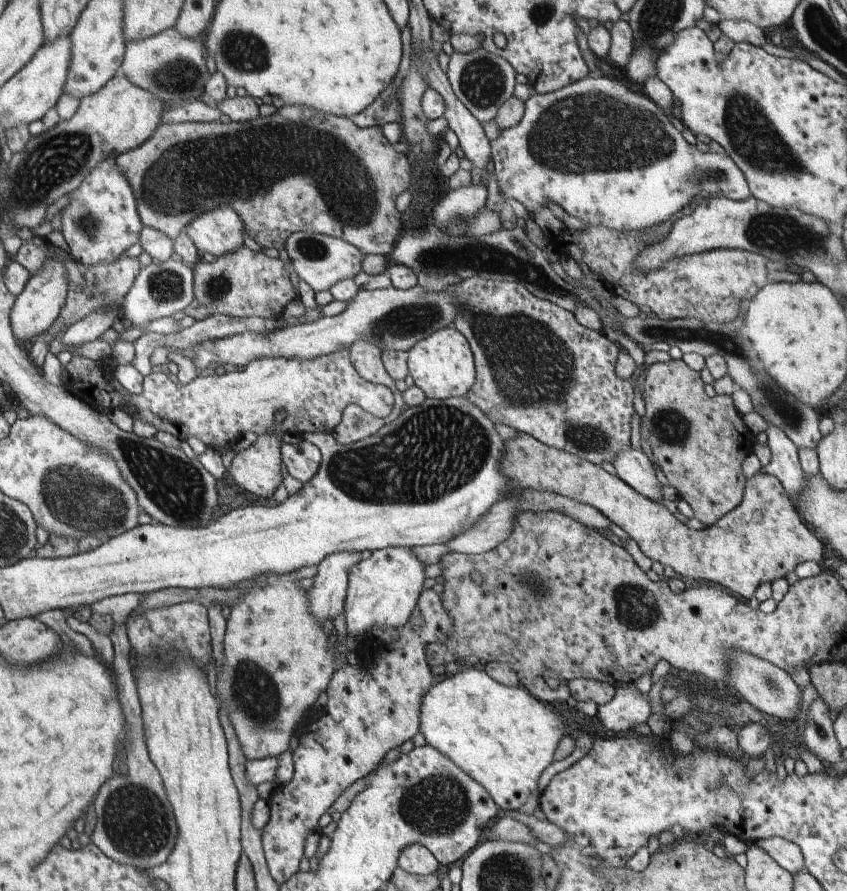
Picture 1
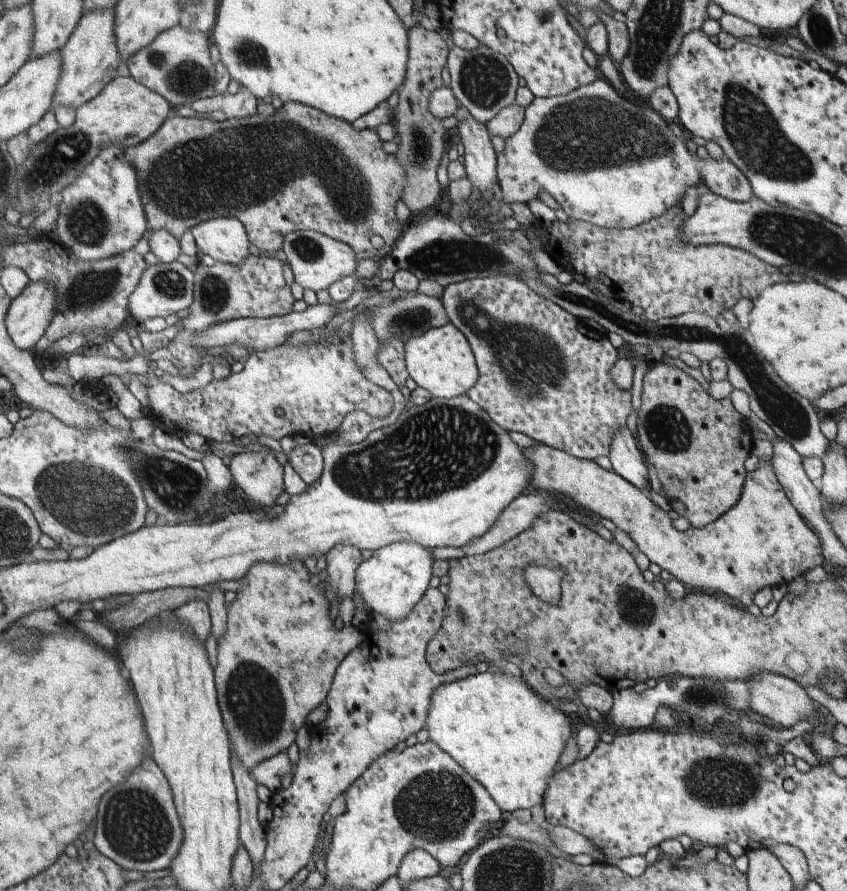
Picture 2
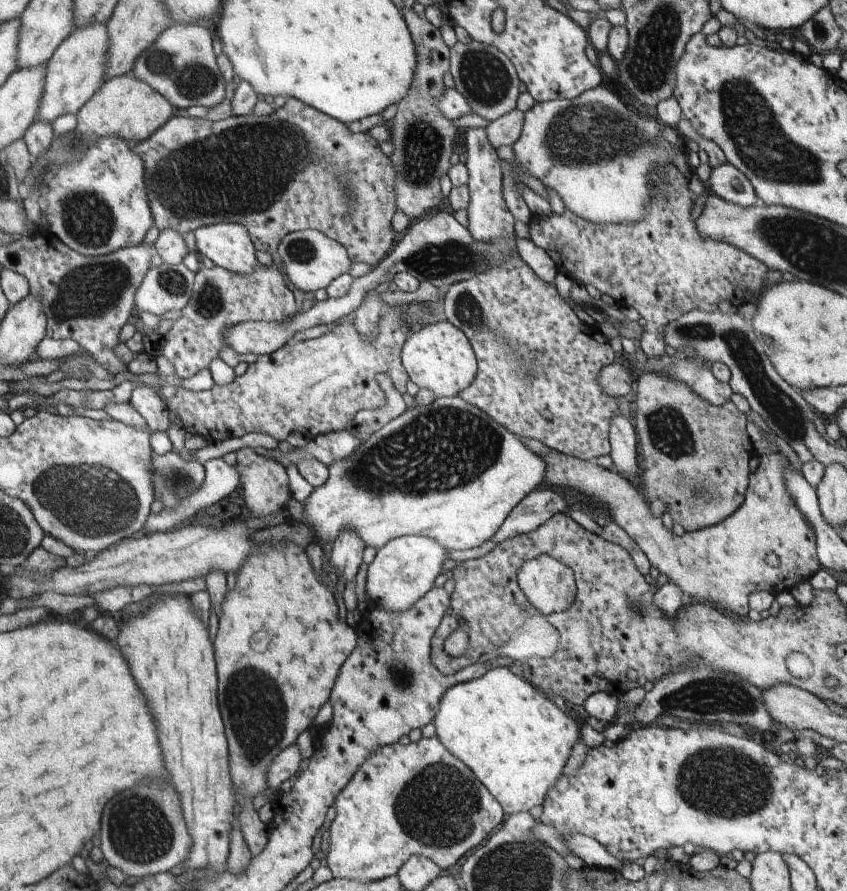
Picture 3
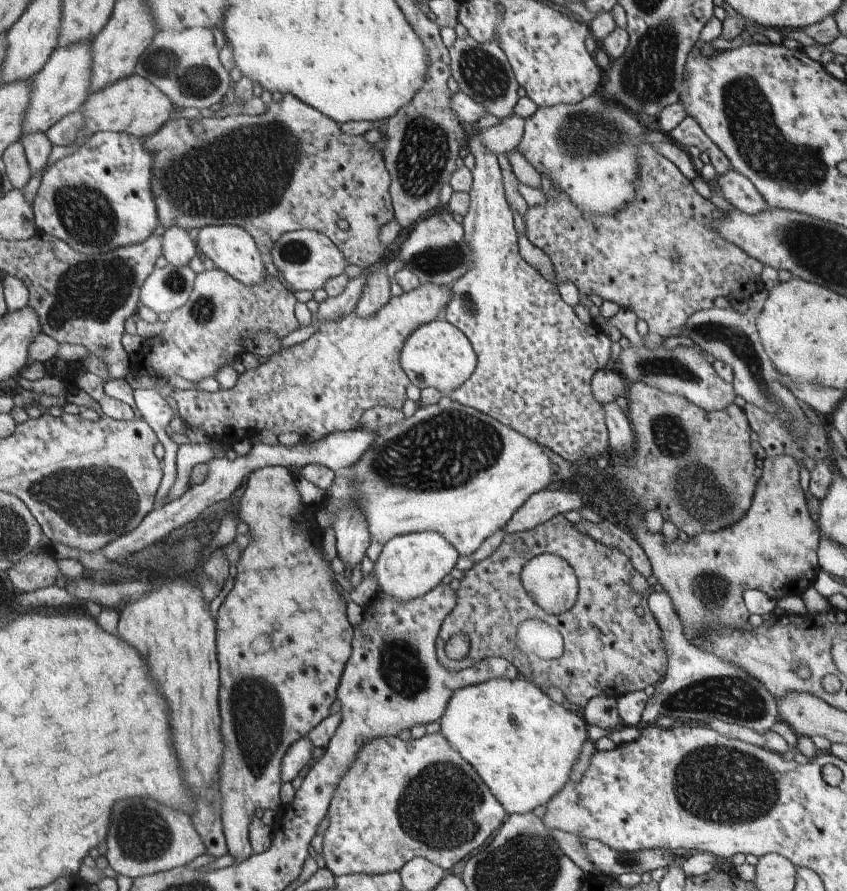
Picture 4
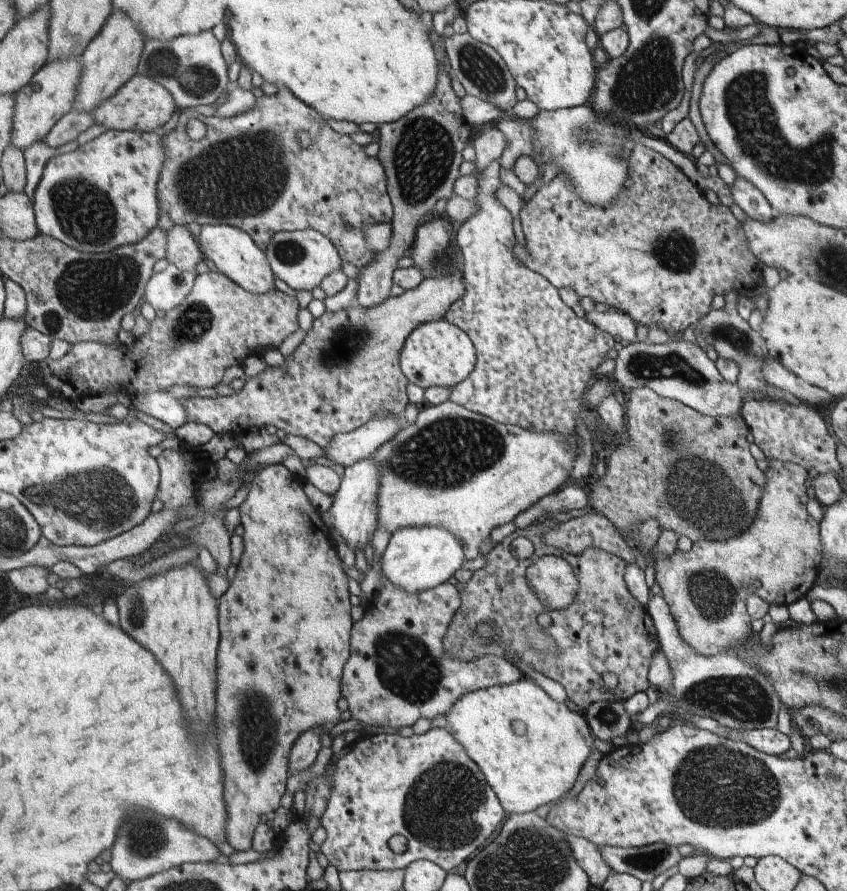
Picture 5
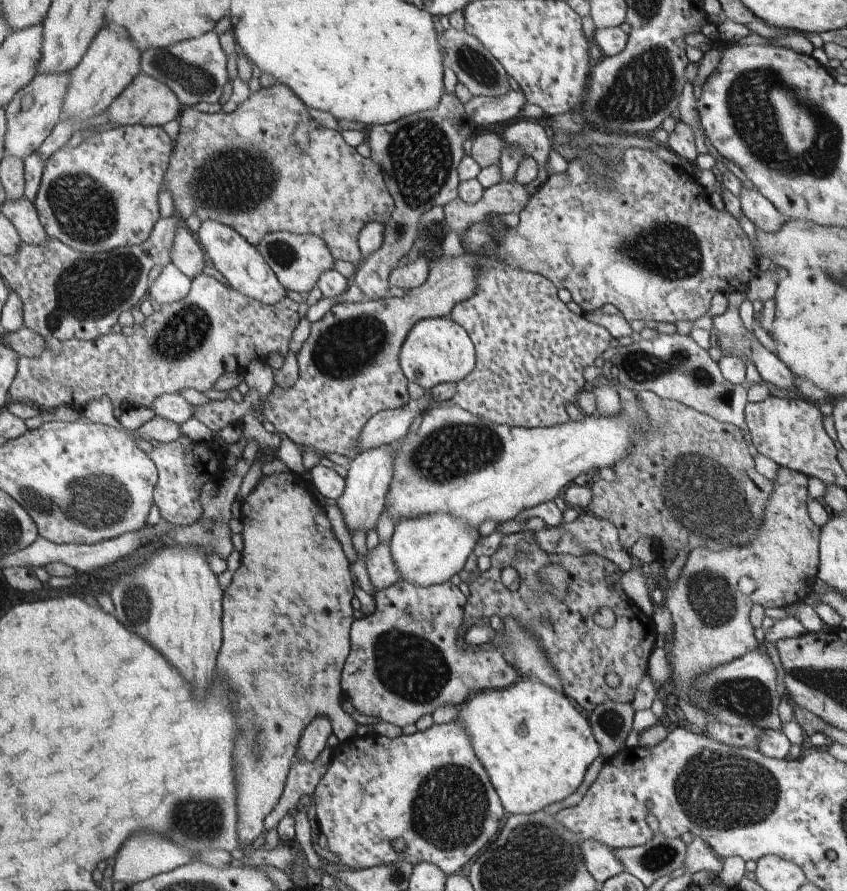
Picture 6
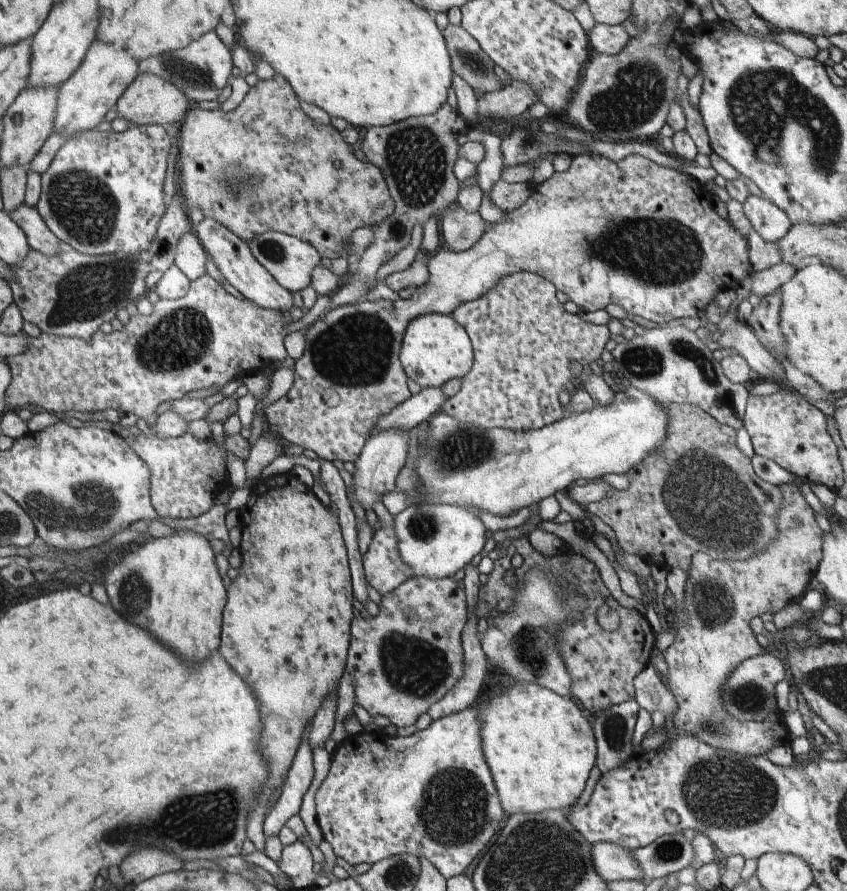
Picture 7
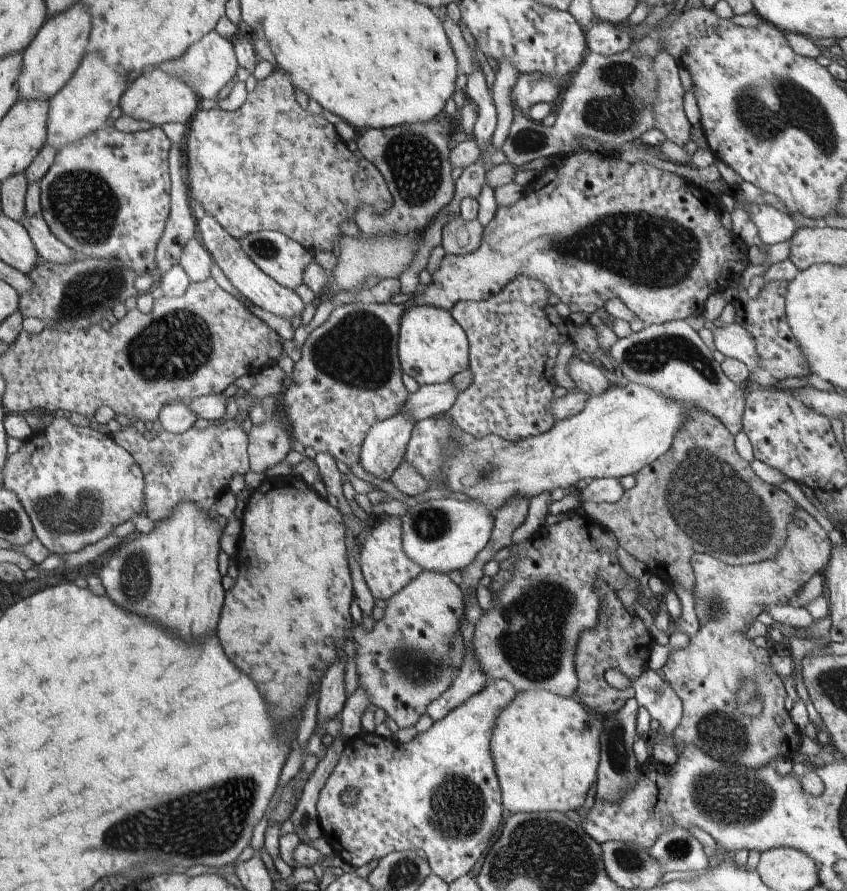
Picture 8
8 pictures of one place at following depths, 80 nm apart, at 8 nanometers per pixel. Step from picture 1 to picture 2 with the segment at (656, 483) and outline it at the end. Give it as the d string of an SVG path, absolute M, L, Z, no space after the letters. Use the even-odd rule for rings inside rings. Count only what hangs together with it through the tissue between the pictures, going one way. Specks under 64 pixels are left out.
M626 424L619 428L613 436L609 459L616 474L647 493L650 490L650 482L646 458L628 427Z

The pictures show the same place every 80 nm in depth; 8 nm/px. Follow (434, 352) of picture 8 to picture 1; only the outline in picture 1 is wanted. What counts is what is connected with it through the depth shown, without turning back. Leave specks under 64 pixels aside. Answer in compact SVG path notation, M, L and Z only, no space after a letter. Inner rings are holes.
M450 326L437 330L424 341L417 342L408 354L410 375L415 385L424 391L428 399L444 400L450 397L464 397L476 380L477 369L473 349L457 327Z

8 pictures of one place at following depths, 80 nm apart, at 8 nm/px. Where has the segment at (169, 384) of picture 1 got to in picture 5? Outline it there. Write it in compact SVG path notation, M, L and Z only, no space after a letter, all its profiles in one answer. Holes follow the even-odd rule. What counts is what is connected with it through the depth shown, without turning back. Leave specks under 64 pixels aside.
M458 272L446 274L441 278L430 276L417 288L406 291L402 296L389 297L382 304L372 308L362 308L355 304L338 312L326 311L321 318L313 320L312 329L307 332L306 339L284 365L277 368L268 366L260 376L247 378L244 386L232 396L182 399L187 421L204 424L214 434L243 433L254 426L274 426L277 430L283 430L286 435L300 436L324 449L330 446L330 442L338 434L348 434L365 426L376 412L402 415L408 404L406 386L409 378L404 376L405 372L401 368L401 351L405 343L418 326L444 319L454 302L458 302L465 292L463 273Z

